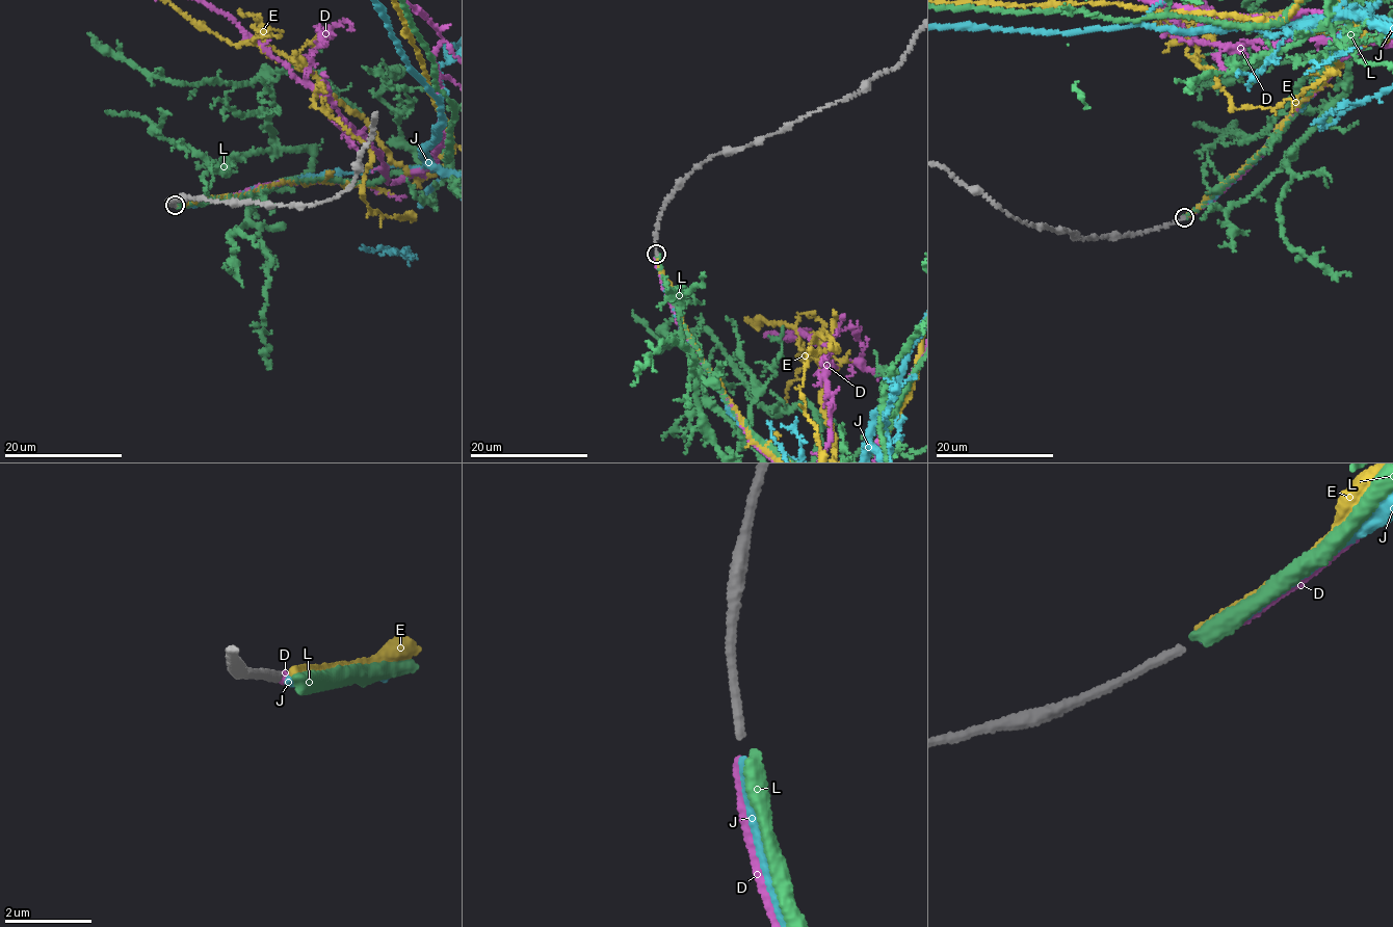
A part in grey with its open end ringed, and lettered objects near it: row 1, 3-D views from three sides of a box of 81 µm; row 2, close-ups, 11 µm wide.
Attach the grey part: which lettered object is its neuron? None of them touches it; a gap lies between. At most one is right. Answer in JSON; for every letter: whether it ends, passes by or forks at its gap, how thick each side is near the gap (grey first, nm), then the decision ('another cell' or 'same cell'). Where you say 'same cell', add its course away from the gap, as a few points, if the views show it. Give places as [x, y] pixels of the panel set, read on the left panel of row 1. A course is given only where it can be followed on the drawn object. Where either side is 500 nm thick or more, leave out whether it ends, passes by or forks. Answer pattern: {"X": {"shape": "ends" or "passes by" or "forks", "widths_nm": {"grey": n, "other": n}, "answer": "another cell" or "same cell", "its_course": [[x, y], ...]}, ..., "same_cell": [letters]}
{"D": {"shape": "ends", "widths_nm": {"grey": 200, "other": 200}, "answer": "another cell"}, "E": {"shape": "ends", "widths_nm": {"grey": 200, "other": 220}, "answer": "another cell"}, "J": {"shape": "ends", "widths_nm": {"grey": 200, "other": 190}, "answer": "same cell"}, "L": {"shape": "ends", "widths_nm": {"grey": 200, "other": 340}, "answer": "another cell"}, "same_cell": ["J"]}

